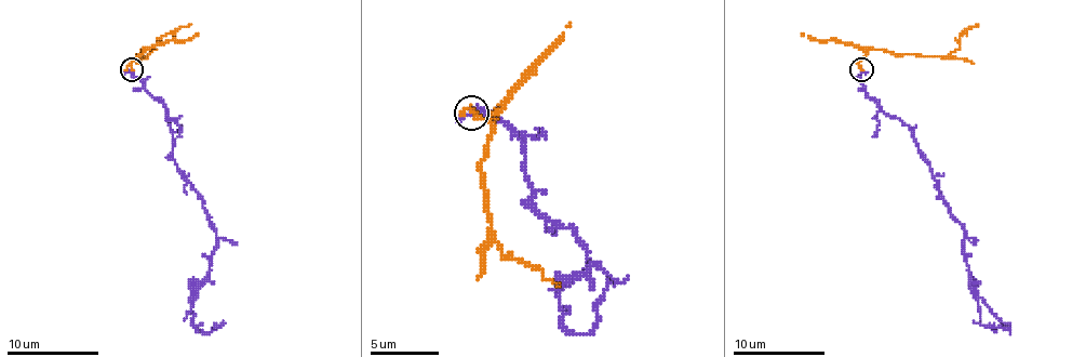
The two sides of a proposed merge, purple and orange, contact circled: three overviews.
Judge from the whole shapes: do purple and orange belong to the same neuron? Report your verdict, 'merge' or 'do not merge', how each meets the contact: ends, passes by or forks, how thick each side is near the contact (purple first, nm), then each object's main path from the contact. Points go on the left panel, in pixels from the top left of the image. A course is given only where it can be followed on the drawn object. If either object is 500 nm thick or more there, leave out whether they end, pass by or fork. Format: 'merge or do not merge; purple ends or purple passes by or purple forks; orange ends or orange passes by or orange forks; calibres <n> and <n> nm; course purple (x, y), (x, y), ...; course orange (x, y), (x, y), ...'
merge; purple ends; orange passes by; calibres 240 and 160 nm; course purple (131, 70), (163, 104), (175, 164), (216, 230), (210, 277), (191, 302), (193, 322), (210, 332), (223, 320); course orange (131, 70), (133, 61), (145, 49), (138, 54), (145, 56), (163, 36), (191, 24)

